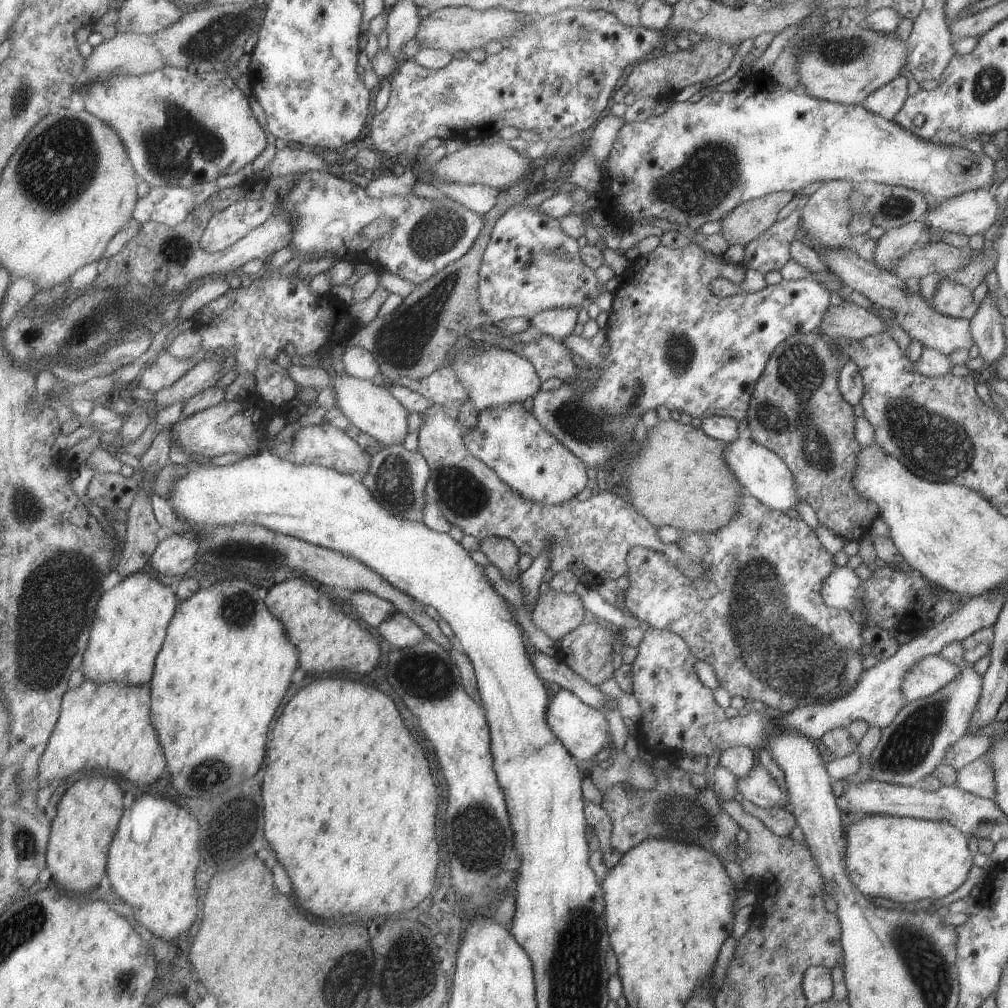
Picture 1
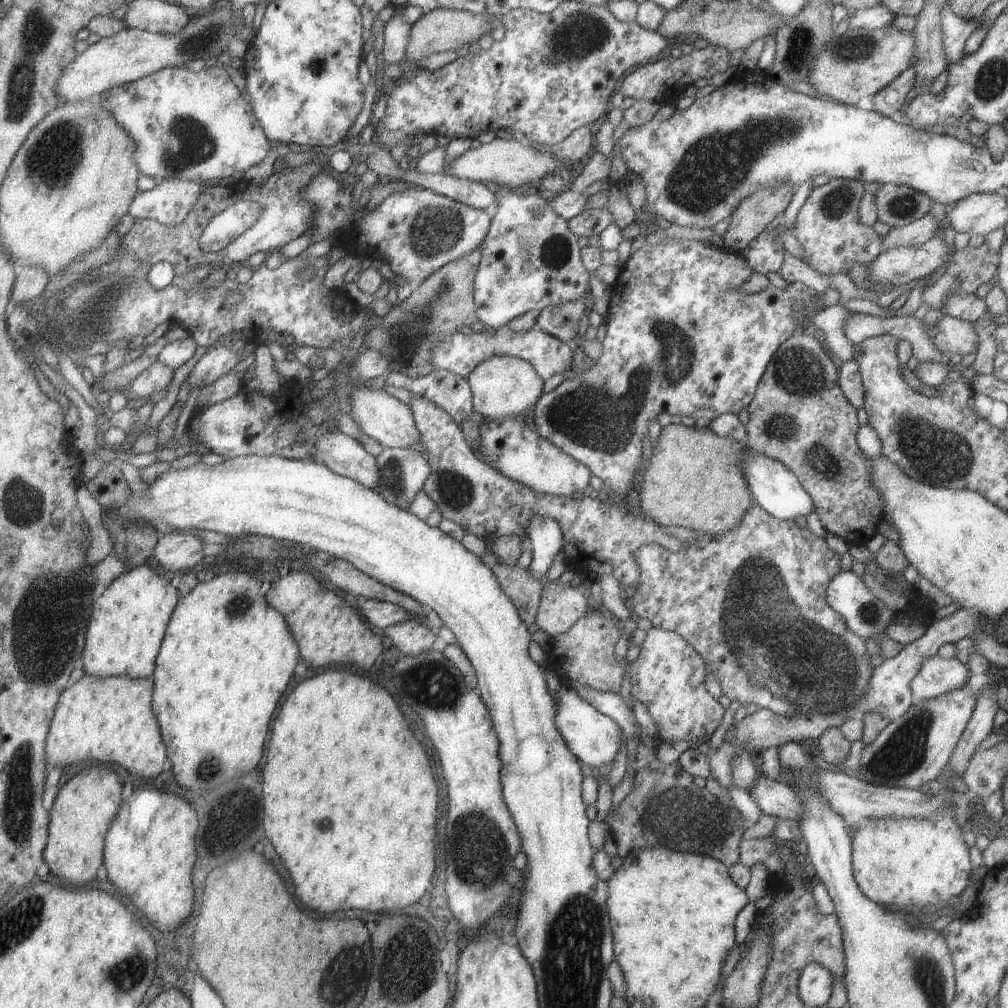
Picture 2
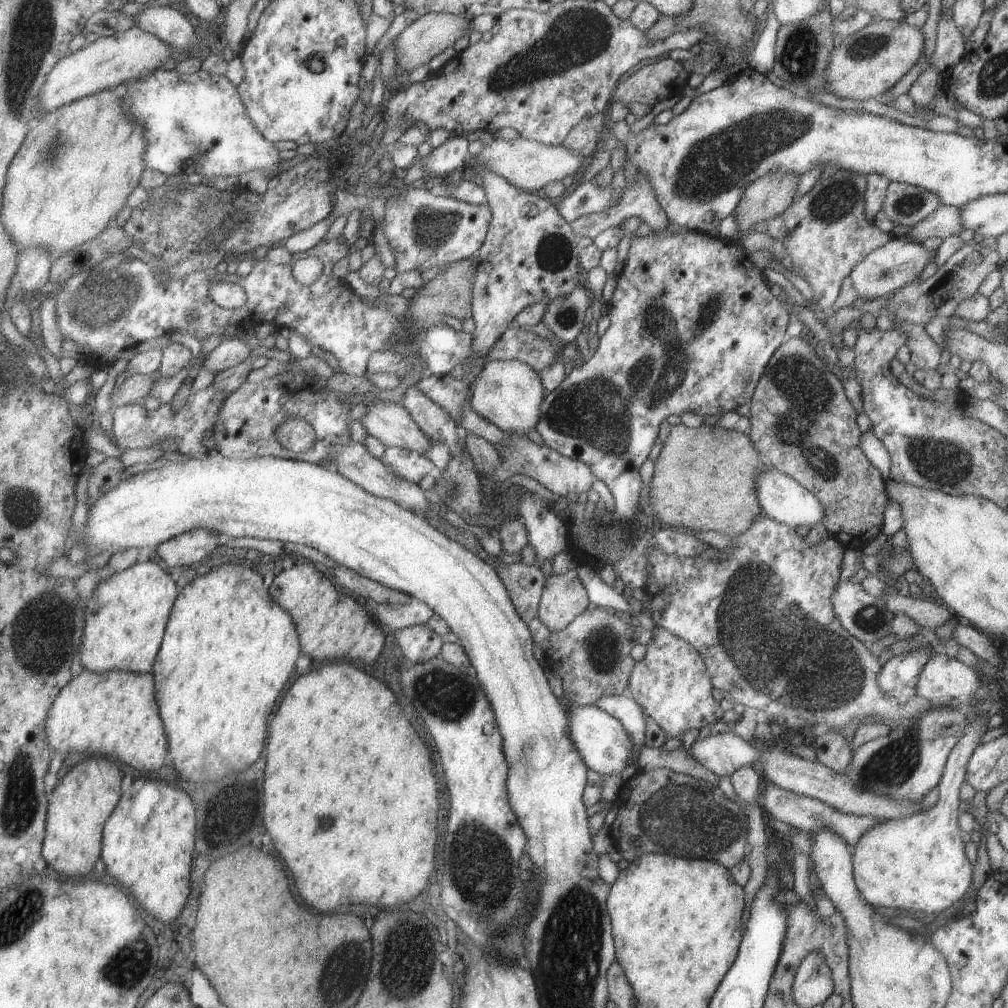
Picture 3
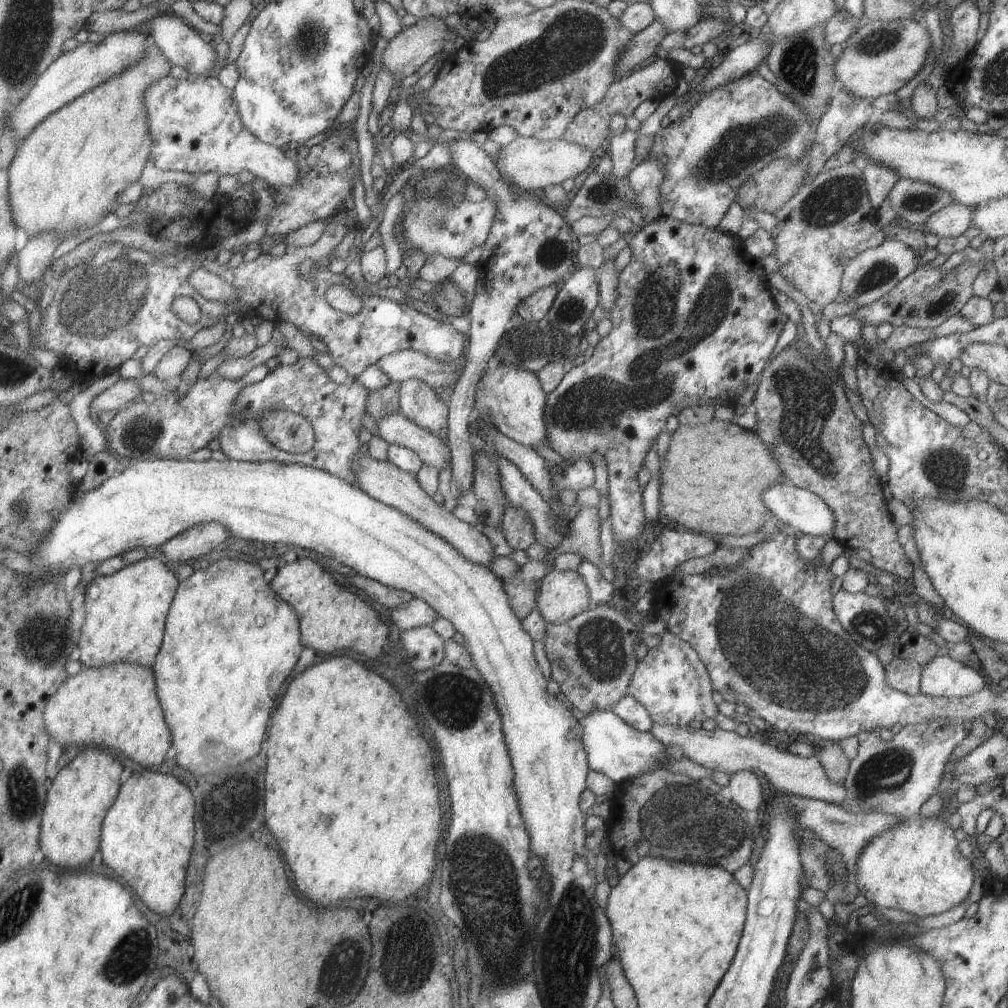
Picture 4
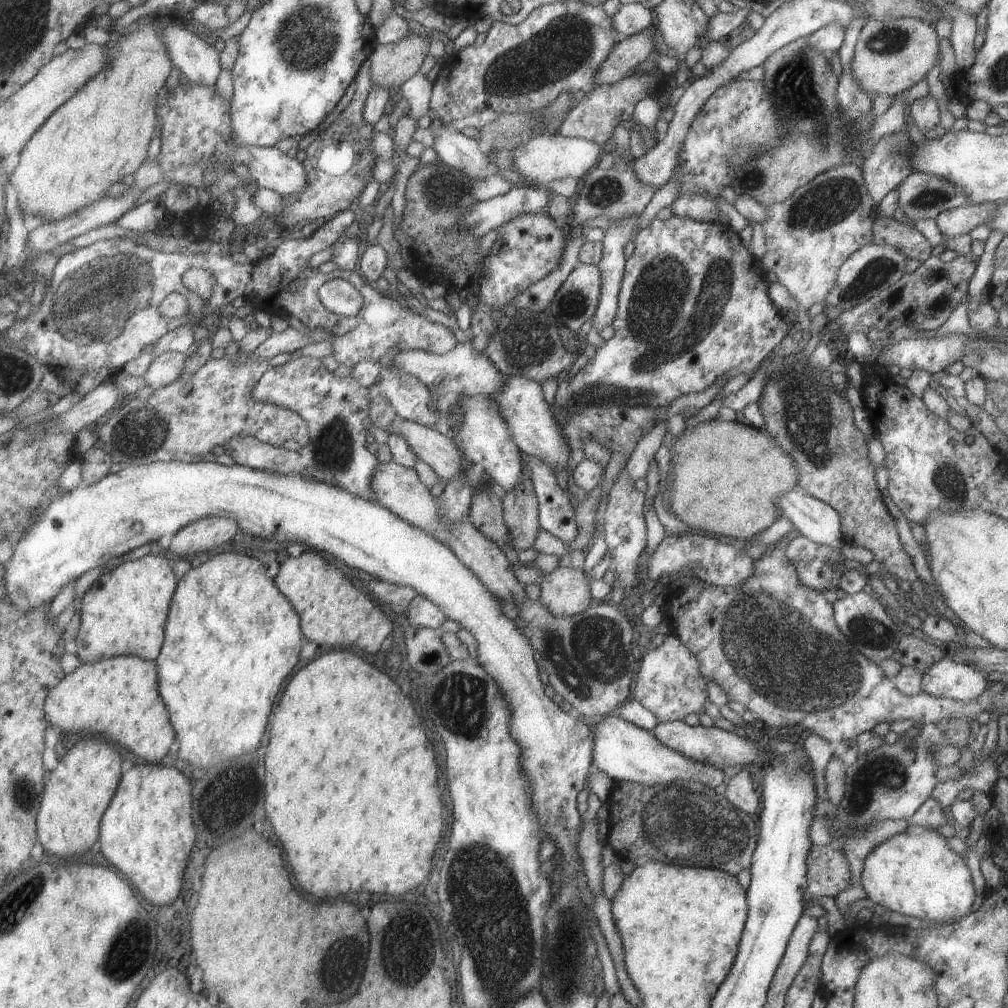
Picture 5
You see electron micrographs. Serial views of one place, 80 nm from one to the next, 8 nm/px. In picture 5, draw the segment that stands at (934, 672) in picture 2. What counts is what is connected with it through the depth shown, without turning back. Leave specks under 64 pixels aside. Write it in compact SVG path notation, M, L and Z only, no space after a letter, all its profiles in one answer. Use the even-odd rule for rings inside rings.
M947 655L929 666L920 679L920 690L935 697L969 702L989 687L985 675Z

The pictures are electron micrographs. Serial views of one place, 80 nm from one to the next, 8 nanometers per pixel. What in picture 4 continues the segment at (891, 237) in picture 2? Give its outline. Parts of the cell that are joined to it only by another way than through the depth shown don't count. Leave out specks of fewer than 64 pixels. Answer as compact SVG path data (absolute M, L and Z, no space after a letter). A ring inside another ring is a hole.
M951 203L934 212L927 217L922 226L917 228L924 235L927 233L935 234L939 238L947 236L956 237L965 232L965 229L970 226L970 216L972 207L966 207L957 203Z

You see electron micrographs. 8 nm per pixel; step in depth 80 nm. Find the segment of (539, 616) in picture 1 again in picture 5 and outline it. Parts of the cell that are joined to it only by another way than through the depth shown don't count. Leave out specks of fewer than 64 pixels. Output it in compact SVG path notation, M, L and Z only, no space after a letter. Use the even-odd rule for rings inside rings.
M557 566L541 576L540 587L541 594L538 600L552 616L565 617L581 613L591 602L589 580L583 570Z

